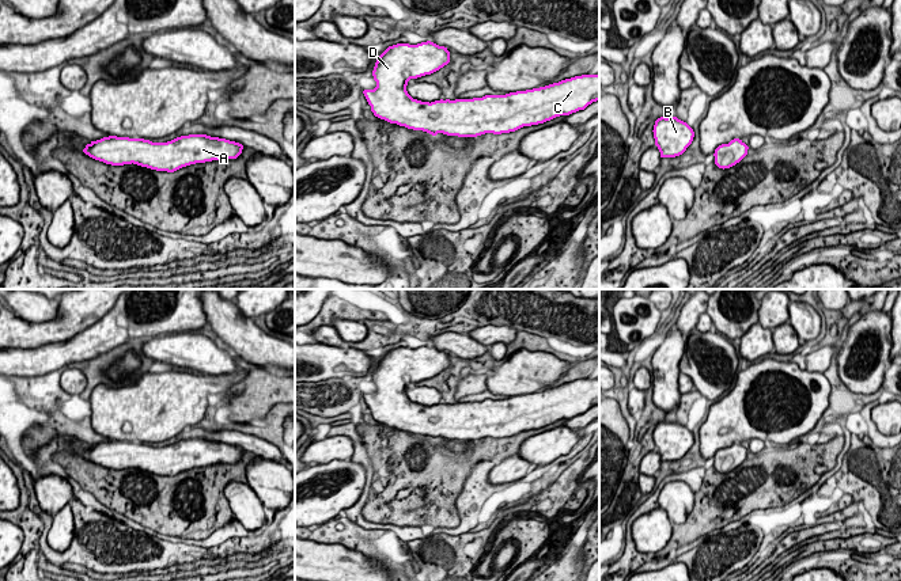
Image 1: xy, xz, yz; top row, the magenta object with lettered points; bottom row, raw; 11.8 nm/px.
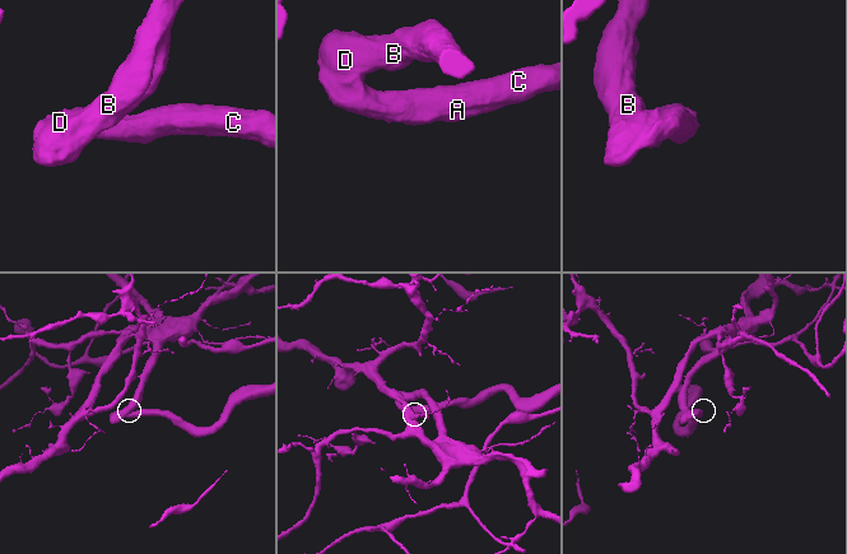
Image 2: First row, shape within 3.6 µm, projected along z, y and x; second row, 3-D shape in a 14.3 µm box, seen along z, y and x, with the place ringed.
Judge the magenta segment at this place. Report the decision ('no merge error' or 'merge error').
no merge error

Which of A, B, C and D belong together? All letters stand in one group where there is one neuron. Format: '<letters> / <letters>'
A B C D

